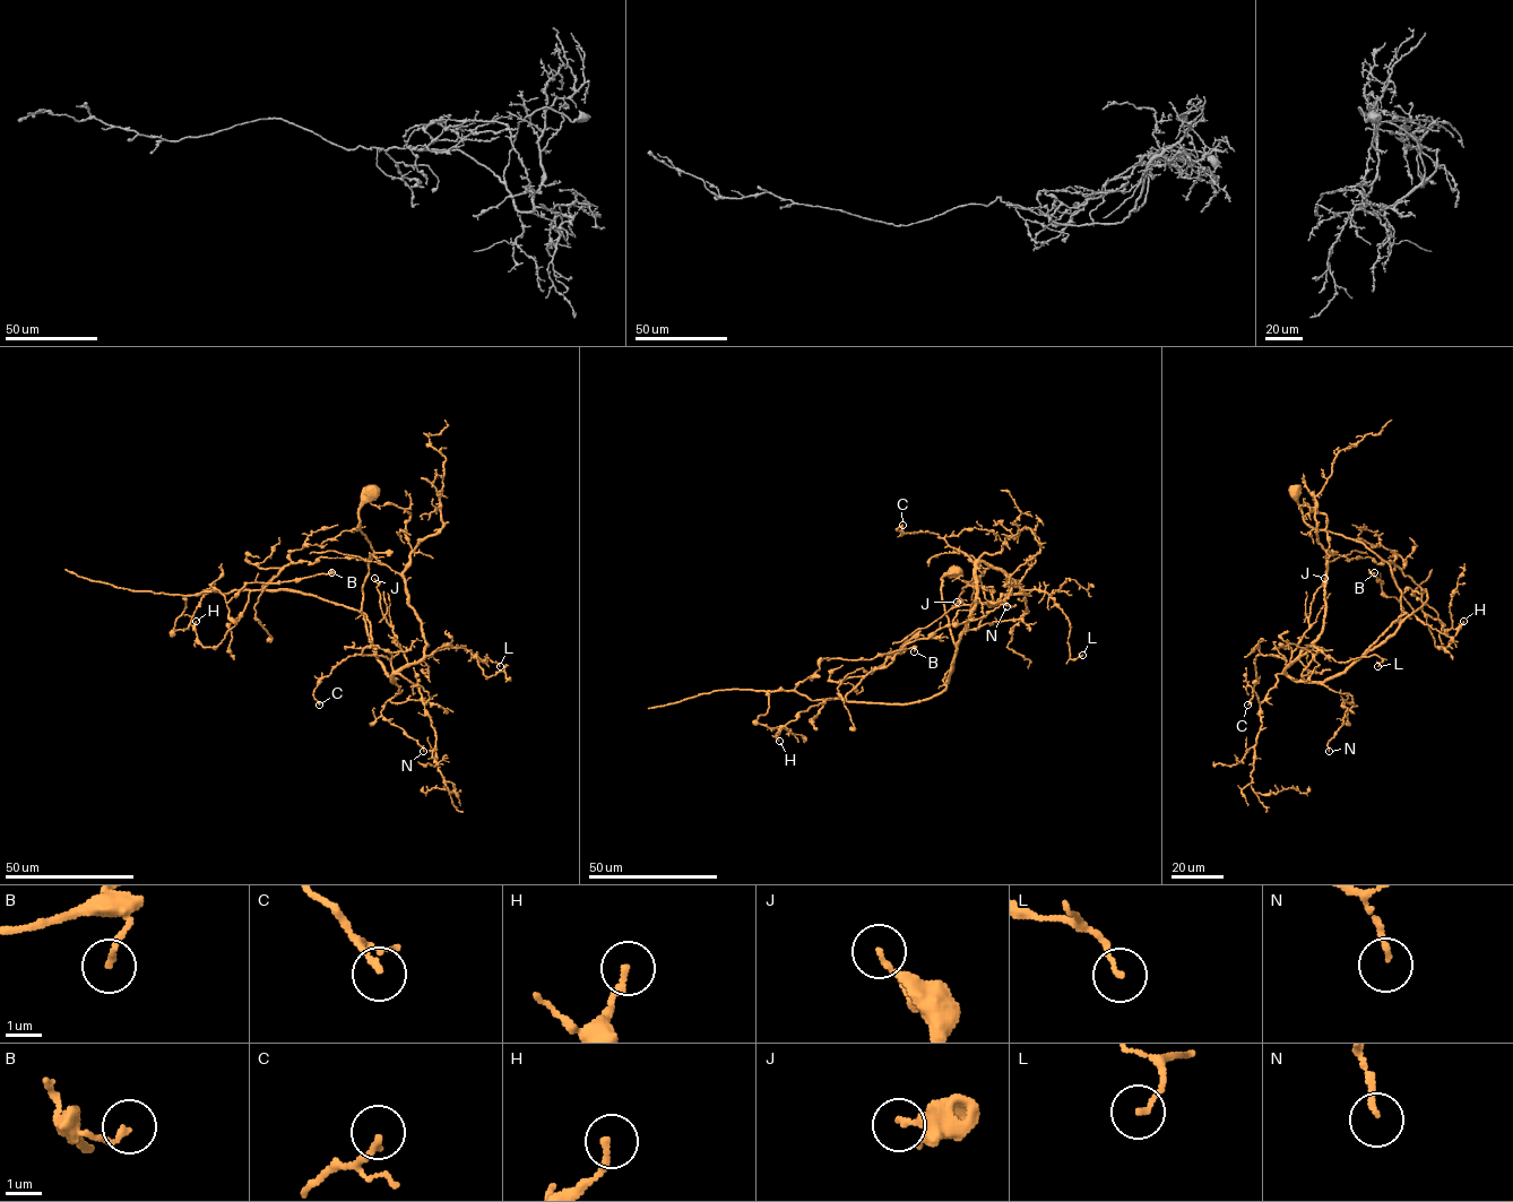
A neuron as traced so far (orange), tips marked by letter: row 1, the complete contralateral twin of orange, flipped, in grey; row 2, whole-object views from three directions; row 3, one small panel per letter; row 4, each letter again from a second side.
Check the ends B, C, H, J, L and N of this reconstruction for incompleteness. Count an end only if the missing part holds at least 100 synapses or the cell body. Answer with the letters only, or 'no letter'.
no letter

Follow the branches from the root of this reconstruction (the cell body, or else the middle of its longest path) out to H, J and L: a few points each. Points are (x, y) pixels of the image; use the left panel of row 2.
H: (371, 491), (374, 650), (361, 612), (283, 589), (252, 590), (214, 648), (196, 621)
J: (371, 491), (359, 512), (373, 551), (361, 612), (394, 682), (407, 659), (374, 578)
L: (371, 491), (359, 512), (373, 551), (361, 612), (392, 682), (399, 669), (439, 649), (465, 647), (500, 666)

